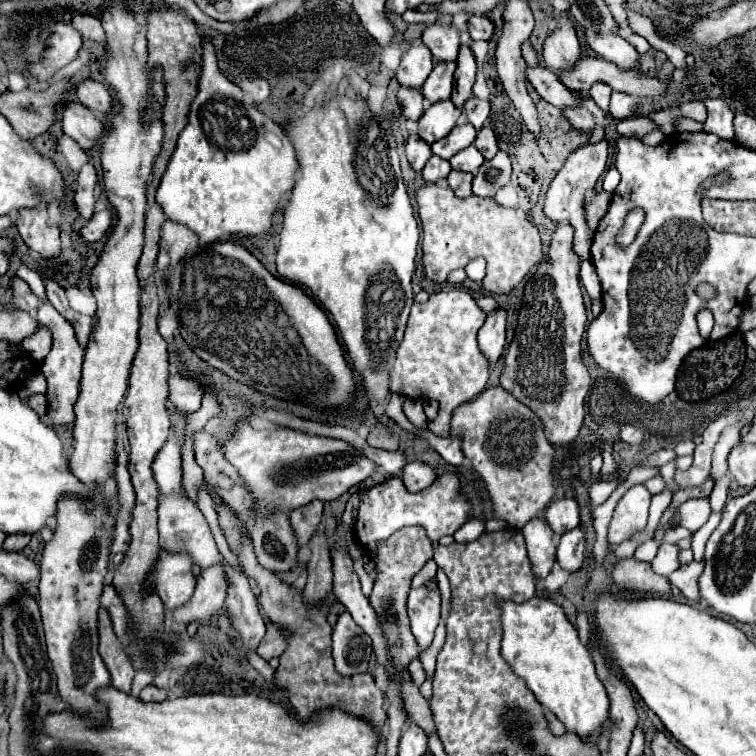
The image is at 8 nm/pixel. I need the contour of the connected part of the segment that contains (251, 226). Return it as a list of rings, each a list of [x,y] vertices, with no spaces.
[[[204,36],[202,44],[202,72],[198,80],[198,94],[192,100],[188,112],[188,124],[180,132],[178,146],[172,154],[160,188],[156,190],[156,202],[162,206],[166,218],[180,222],[194,230],[200,244],[216,242],[224,234],[262,234],[270,230],[272,214],[284,194],[294,186],[294,172],[298,168],[294,148],[286,138],[280,124],[256,125],[256,141],[248,150],[224,152],[211,144],[204,133],[200,108],[212,99],[232,98],[242,100],[241,89],[218,70],[216,52],[210,36]]]

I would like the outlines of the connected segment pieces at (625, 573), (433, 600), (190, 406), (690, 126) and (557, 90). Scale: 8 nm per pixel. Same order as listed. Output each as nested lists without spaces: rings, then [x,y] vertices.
[[[636,558],[618,560],[612,570],[612,578],[620,588],[626,588],[626,590],[638,590],[638,592],[648,592],[648,594],[670,592],[668,578],[654,574],[650,564],[638,562]]]
[[[412,588],[408,596],[408,618],[412,634],[420,646],[420,652],[432,644],[434,630],[440,622],[440,590],[438,588]]]
[[[170,374],[168,384],[170,384],[170,402],[176,404],[182,412],[196,412],[200,408],[202,390],[196,382],[184,376]]]
[[[678,118],[676,129],[677,132],[700,132],[703,130],[703,124],[689,118]]]
[[[528,66],[528,82],[534,86],[534,90],[550,104],[558,106],[560,110],[566,106],[576,106],[578,104],[578,96],[574,92],[570,92],[558,78],[554,72],[550,72],[548,68],[532,68]]]

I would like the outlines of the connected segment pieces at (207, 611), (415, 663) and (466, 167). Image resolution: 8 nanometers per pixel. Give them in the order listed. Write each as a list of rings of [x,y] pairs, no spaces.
[[[216,564],[216,568],[204,568],[198,576],[196,590],[192,598],[172,612],[178,622],[204,622],[218,614],[224,608],[224,596],[228,592],[228,576],[224,576],[224,564]]]
[[[419,658],[416,660],[413,660],[409,666],[408,669],[411,673],[412,679],[416,686],[421,686],[423,682],[426,680],[425,671],[422,667],[421,661]]]
[[[470,146],[466,150],[460,150],[458,154],[454,154],[450,158],[450,164],[454,170],[460,170],[460,172],[470,172],[474,174],[484,162],[484,156],[476,150],[476,146]]]

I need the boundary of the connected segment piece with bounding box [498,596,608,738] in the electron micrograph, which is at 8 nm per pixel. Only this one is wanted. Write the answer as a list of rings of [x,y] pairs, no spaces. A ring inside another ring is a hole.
[[[534,596],[528,602],[498,600],[502,616],[502,658],[512,672],[520,676],[534,692],[536,700],[550,708],[578,736],[590,736],[608,720],[608,696],[596,676],[588,648],[580,644],[576,628],[568,622],[564,610],[552,600]]]

